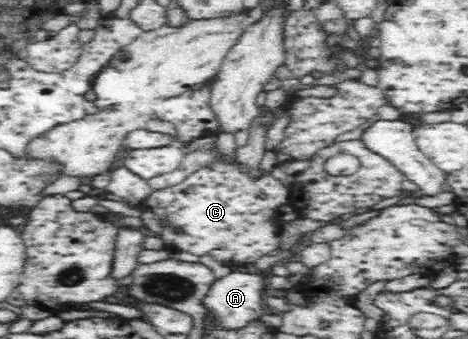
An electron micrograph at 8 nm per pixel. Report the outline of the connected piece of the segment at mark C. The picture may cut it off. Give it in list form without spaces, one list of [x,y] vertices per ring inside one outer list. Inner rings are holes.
[[[235,160],[217,162],[211,168],[197,170],[181,184],[151,191],[143,202],[137,204],[141,210],[141,222],[145,222],[141,230],[161,238],[169,248],[193,256],[209,254],[215,262],[225,266],[253,264],[279,246],[279,231],[285,216],[277,212],[285,212],[285,208],[277,206],[287,204],[289,188],[269,174],[251,178]],[[159,218],[169,218],[171,226],[161,228]]]

